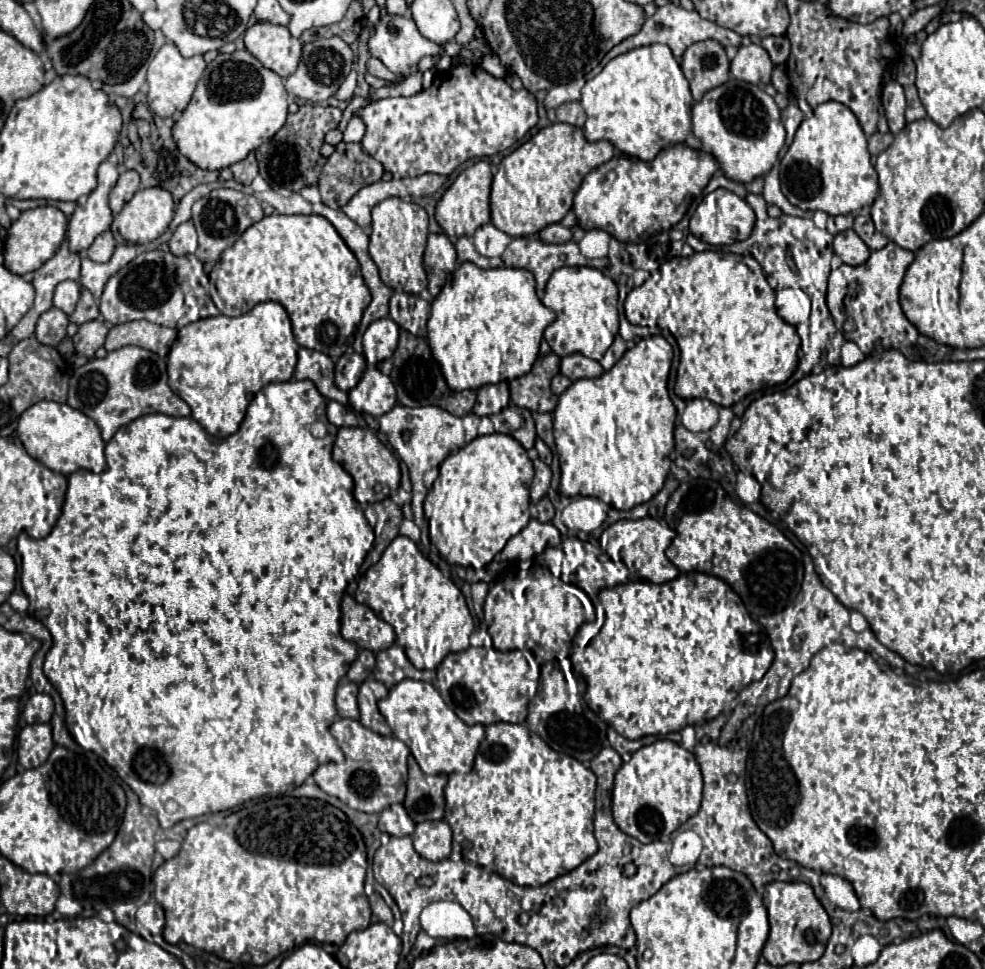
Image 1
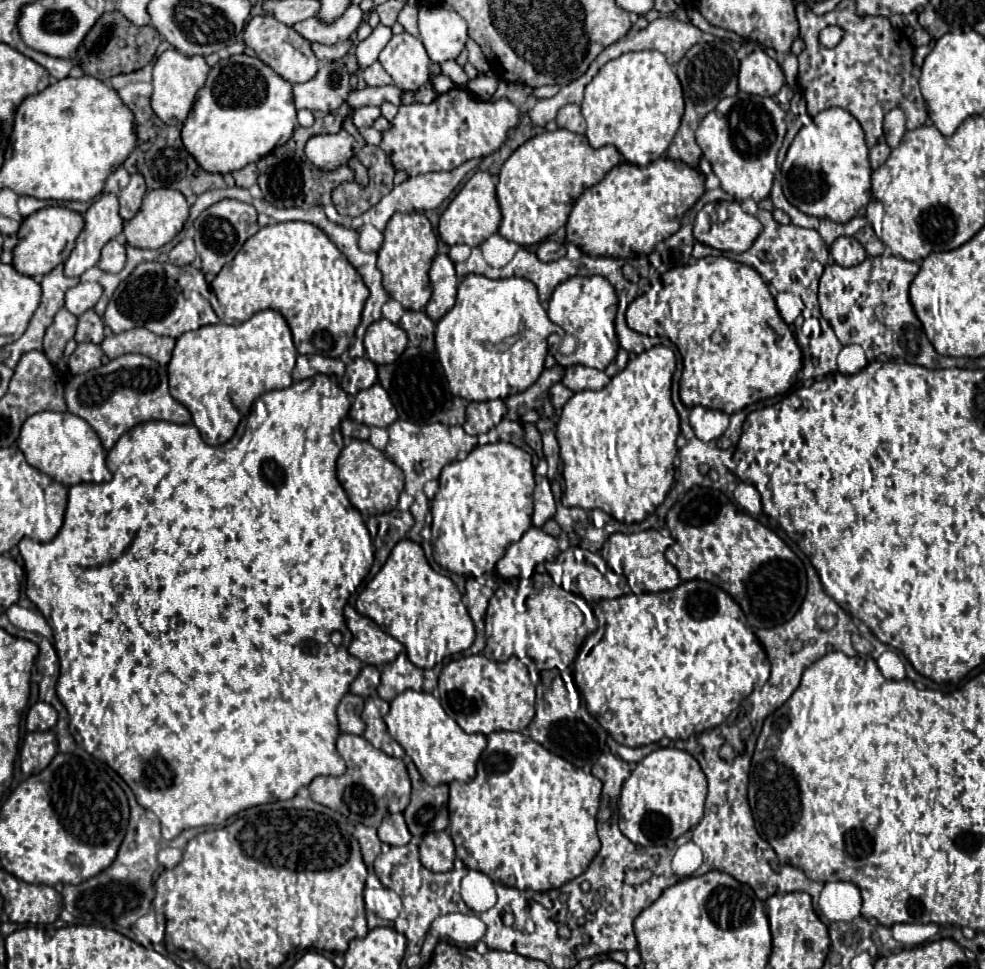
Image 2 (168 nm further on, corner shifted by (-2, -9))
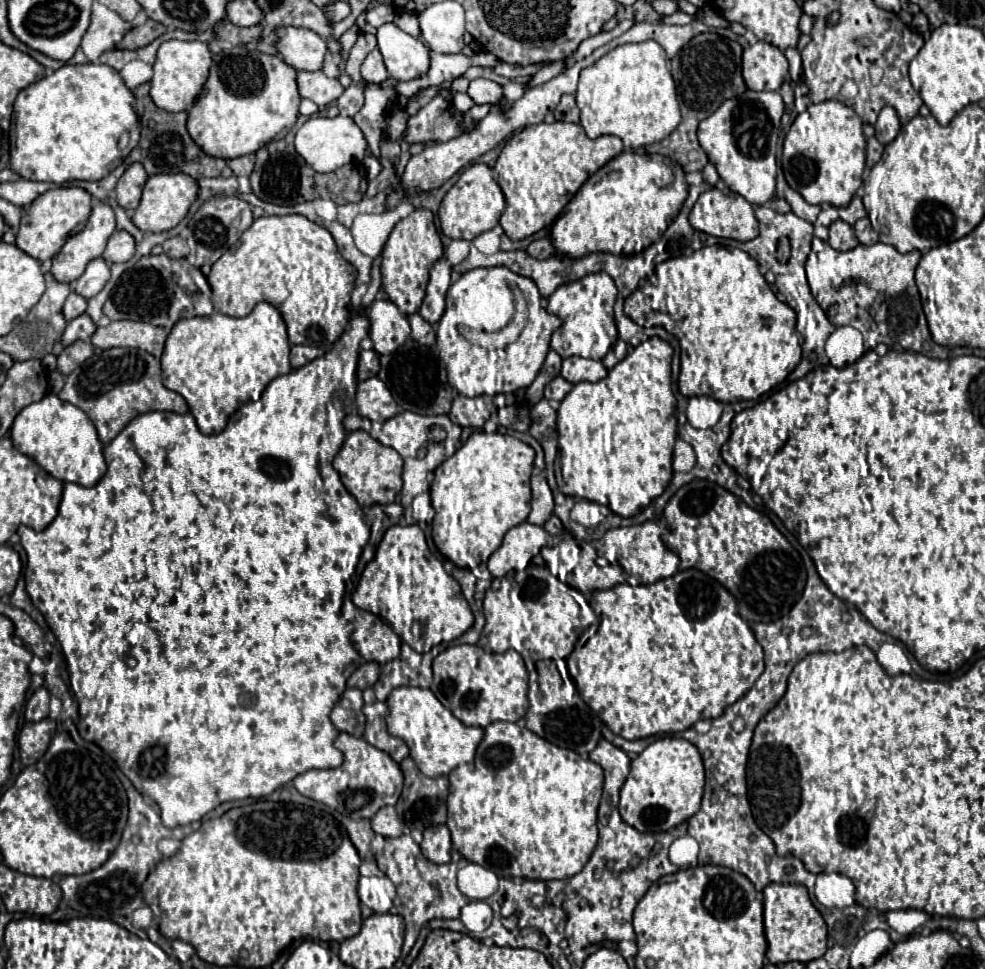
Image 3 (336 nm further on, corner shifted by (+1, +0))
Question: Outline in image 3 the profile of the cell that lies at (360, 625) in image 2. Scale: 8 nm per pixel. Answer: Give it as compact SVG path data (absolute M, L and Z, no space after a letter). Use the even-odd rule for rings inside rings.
M351 600L343 604L343 618L353 624L351 644L367 662L387 664L399 656L401 638L385 620L357 608Z

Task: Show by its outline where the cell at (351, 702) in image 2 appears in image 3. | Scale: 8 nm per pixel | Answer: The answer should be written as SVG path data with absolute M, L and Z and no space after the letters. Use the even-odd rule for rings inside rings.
M347 688L331 712L331 722L339 732L361 738L365 732L365 716L361 712L363 698L359 688Z

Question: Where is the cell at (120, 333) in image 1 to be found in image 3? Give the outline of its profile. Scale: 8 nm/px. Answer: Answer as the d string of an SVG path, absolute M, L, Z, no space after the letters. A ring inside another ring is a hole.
M117 320L105 328L97 328L91 336L91 344L101 350L109 350L115 346L123 348L139 348L155 358L161 356L165 346L167 332L147 322L133 322L133 320Z

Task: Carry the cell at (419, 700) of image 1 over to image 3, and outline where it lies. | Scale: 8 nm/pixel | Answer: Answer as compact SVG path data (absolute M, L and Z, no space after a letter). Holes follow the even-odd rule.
M407 686L395 688L387 698L387 706L389 706L389 716L387 716L389 734L405 740L411 758L425 776L437 778L449 774L463 762L467 764L473 762L475 750L483 738L483 728L465 726L435 698L431 690L407 688Z

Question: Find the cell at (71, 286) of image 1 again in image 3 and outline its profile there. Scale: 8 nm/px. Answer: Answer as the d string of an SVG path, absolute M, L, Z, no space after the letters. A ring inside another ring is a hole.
M93 258L87 264L83 276L79 280L75 280L75 292L79 292L81 296L85 296L89 300L101 292L101 288L109 280L109 276L111 276L109 264L103 258Z

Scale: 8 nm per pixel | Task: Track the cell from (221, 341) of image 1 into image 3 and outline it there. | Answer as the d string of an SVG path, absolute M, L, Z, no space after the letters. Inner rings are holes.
M259 302L253 308L253 312L245 318L231 318L221 312L213 312L211 316L183 318L173 326L173 330L169 332L165 340L161 368L163 368L163 386L181 394L187 400L189 410L195 416L199 430L203 434L219 434L227 424L227 418L241 404L259 400L261 392L271 380L291 372L289 340L287 340L285 322L279 310L271 306L269 302Z

